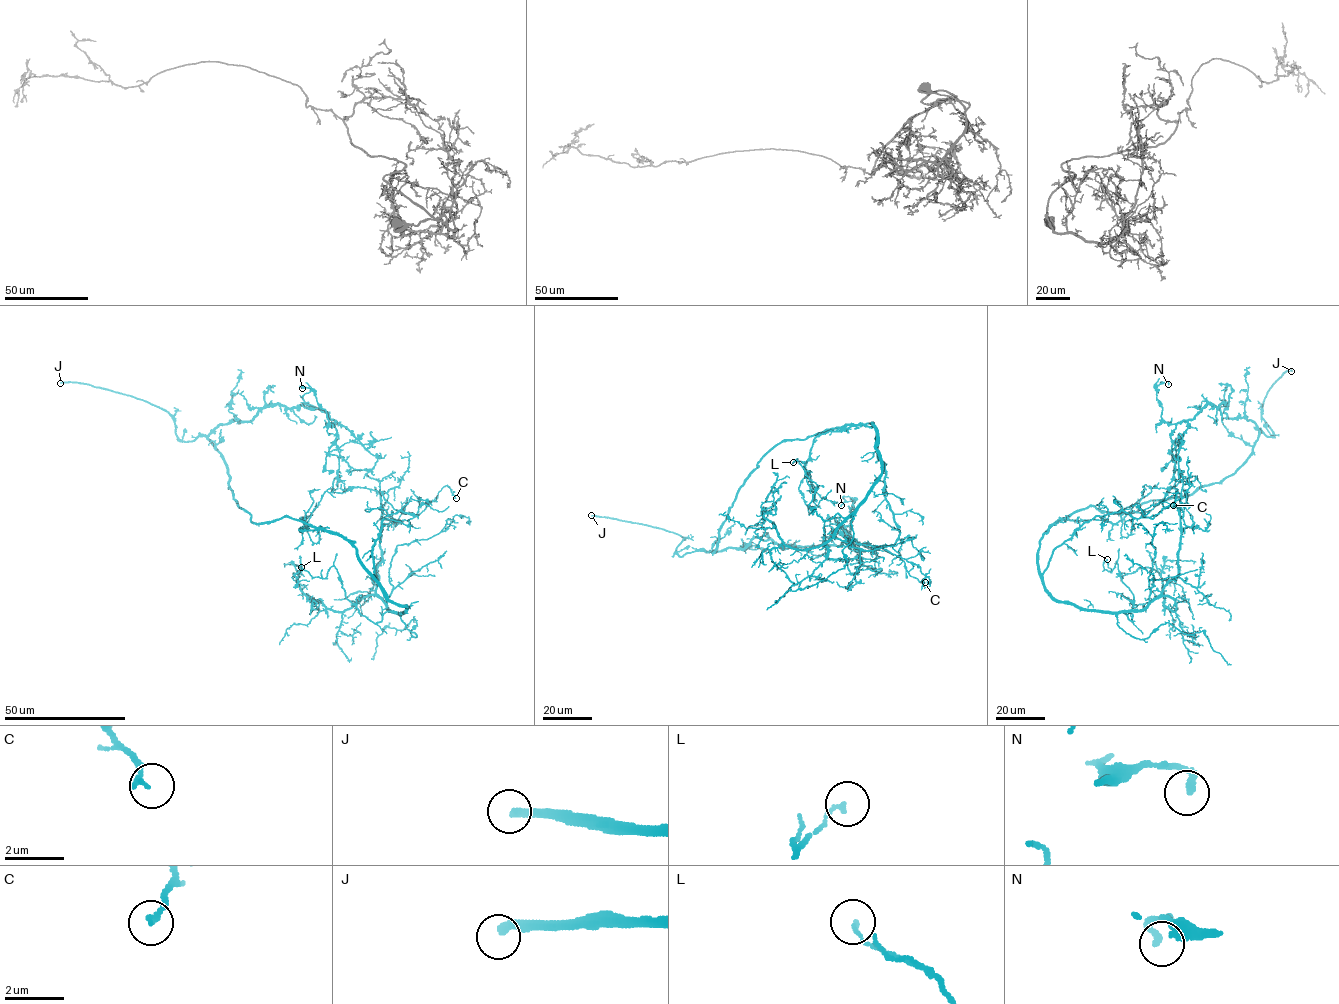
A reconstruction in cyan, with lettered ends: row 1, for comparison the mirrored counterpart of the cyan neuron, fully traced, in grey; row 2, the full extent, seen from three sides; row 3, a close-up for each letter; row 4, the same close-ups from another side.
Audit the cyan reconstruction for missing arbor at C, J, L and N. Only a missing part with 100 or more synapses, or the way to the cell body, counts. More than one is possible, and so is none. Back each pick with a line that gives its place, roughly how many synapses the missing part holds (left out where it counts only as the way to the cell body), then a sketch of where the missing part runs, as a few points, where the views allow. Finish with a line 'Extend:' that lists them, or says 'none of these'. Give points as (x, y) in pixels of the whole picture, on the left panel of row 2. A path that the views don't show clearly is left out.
J: Place: (60, 383). Roughly 500 synapses
Extend: J

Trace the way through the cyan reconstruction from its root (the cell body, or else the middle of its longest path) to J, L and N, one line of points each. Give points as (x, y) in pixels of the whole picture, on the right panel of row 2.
J: (1086, 508), (1134, 512), (1144, 503), (1190, 495), (1230, 476), (1260, 432), (1275, 437), (1263, 403), (1291, 371)
L: (1086, 508), (1045, 531), (1043, 584), (1058, 601), (1132, 622), (1132, 593), (1107, 559)
N: (1086, 508), (1190, 495), (1250, 455), (1256, 425), (1223, 403), (1166, 423), (1155, 387), (1168, 384)

